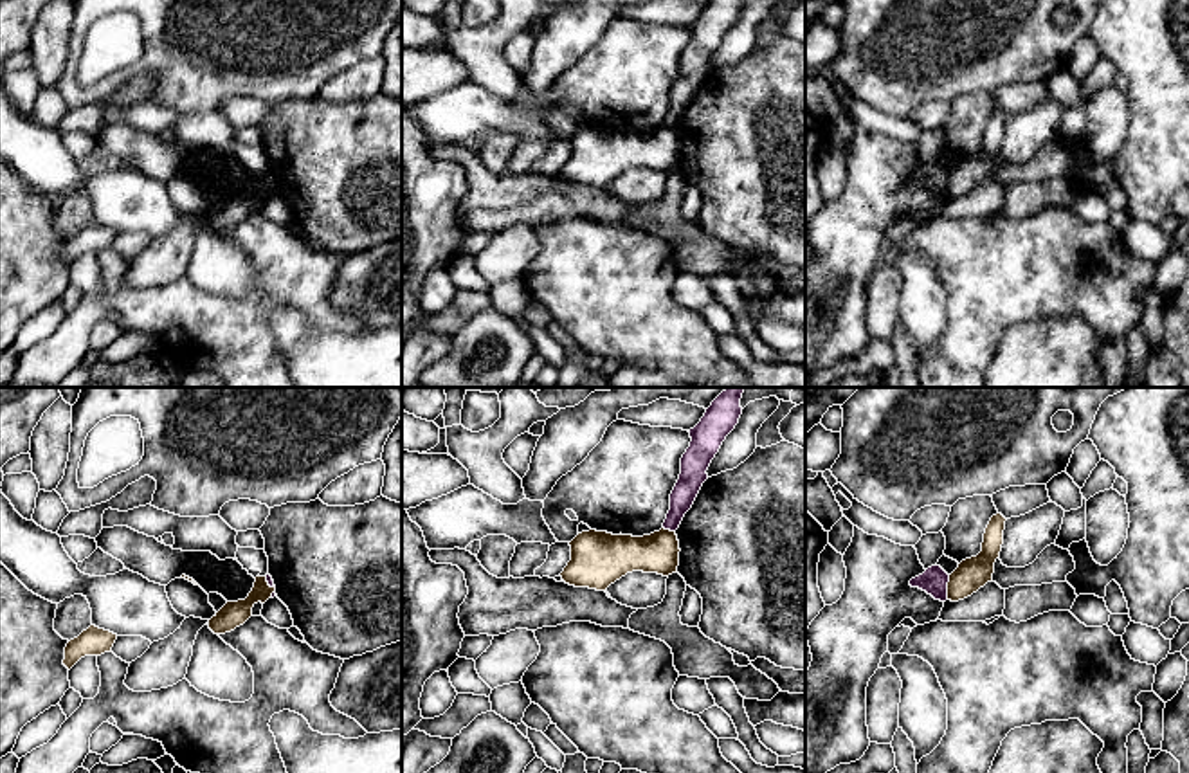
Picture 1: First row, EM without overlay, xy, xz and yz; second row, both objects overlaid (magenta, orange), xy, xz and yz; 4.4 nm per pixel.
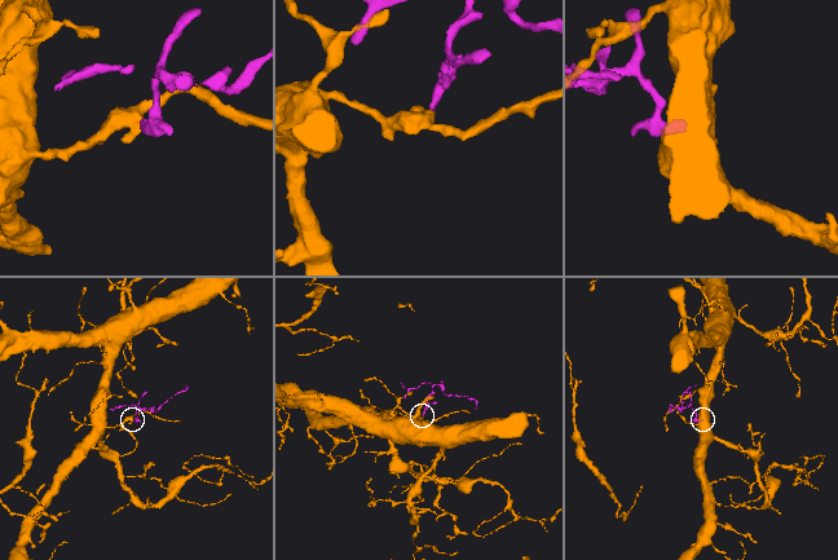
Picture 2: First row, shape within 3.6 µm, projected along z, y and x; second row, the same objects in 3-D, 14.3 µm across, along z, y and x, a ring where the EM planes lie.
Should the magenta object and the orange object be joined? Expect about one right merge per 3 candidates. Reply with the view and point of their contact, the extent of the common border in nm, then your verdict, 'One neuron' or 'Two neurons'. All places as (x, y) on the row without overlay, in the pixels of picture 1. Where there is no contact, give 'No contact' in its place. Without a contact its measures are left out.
Touches magenta at yz (946, 184). Shared border 110 nm. Two neurons

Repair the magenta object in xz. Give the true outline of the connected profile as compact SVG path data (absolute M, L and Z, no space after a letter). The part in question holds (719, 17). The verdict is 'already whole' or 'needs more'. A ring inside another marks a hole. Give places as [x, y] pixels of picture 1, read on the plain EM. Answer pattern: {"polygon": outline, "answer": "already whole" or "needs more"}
{"polygon": "M712 0L701 18L690 25L690 43L681 54L681 70L670 90L670 106L663 119L665 126L676 128L692 105L708 63L726 32L735 25L742 11L740 0Z", "answer": "already whole"}

